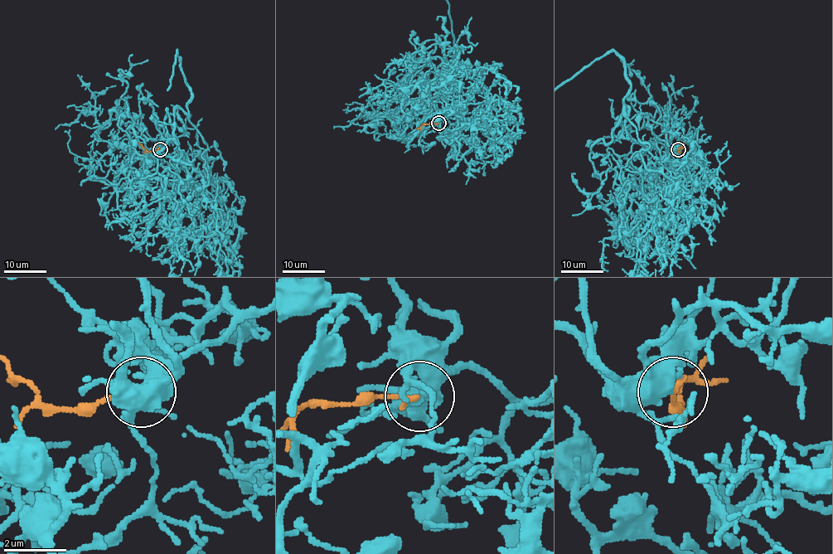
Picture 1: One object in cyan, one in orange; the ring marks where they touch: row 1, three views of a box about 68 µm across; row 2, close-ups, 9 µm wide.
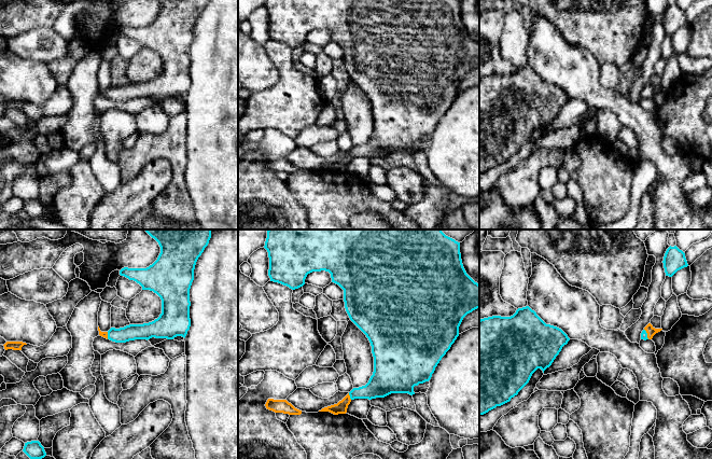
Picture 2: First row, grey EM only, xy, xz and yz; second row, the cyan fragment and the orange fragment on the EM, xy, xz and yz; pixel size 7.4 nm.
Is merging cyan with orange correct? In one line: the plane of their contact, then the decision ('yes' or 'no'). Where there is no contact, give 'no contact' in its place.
meets cyan in xz; yes

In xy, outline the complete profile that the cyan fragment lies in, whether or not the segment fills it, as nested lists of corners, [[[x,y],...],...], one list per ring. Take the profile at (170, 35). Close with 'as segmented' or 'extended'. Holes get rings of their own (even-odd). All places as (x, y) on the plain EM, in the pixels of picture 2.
[[[157,0],[160,5],[160,12],[157,18],[146,27],[128,27],[124,26],[120,29],[120,33],[134,39],[142,45],[142,48],[150,48],[156,52],[162,58],[162,72],[152,81],[143,83],[129,83],[124,86],[111,86],[108,91],[101,91],[99,85],[99,94],[115,101],[126,101],[135,98],[167,97],[173,98],[177,95],[185,97],[191,85],[190,78],[190,47],[194,39],[194,28],[198,16],[208,4],[209,0]]]; extended

